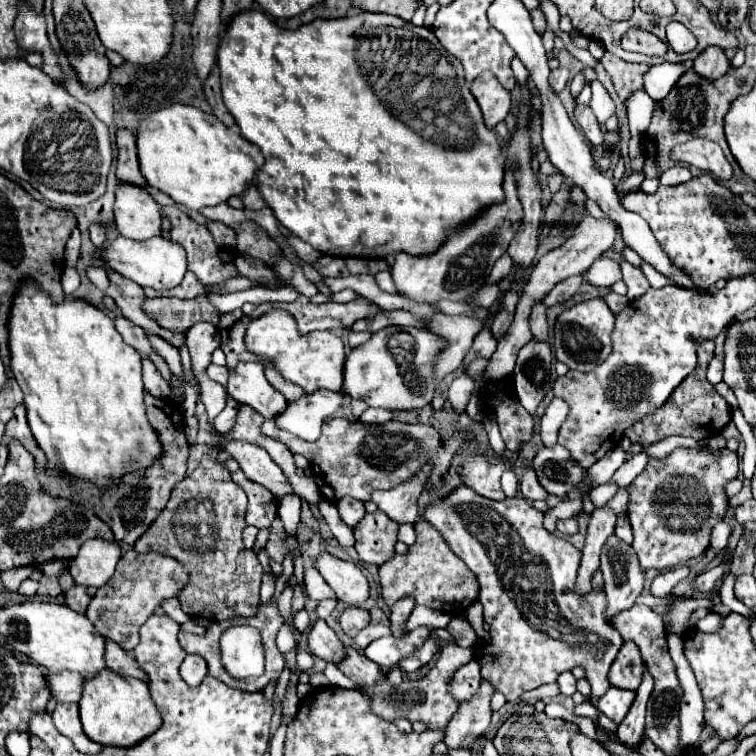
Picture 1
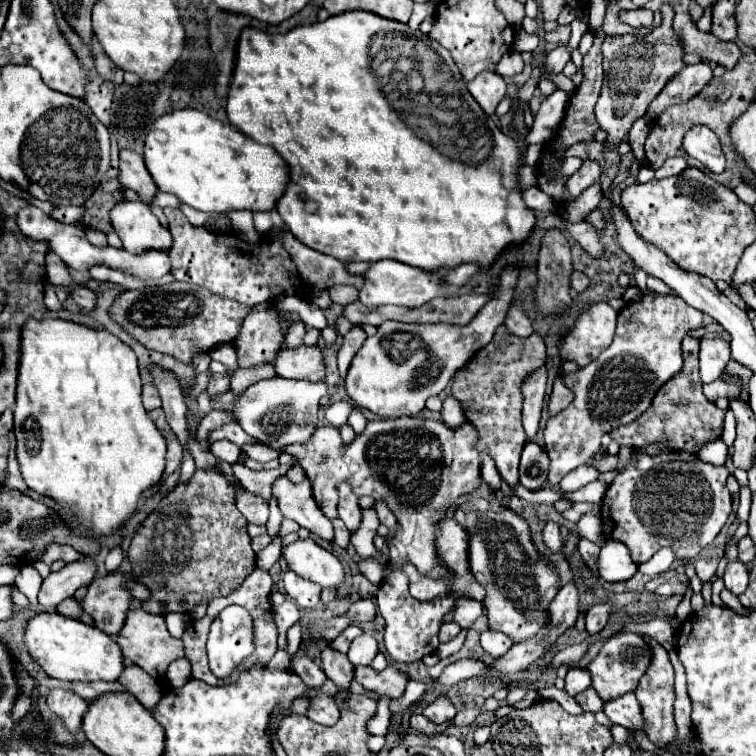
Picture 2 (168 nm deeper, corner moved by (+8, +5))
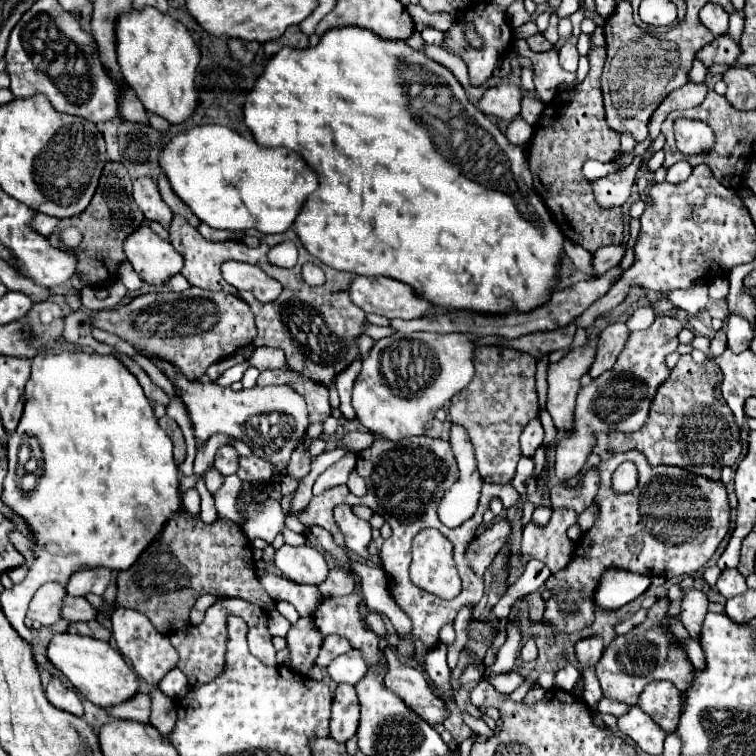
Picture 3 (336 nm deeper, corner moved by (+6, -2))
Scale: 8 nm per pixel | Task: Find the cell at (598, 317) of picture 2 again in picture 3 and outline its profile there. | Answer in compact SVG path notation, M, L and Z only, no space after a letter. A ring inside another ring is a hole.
M612 323L602 331L600 341L598 341L598 355L590 369L592 379L600 377L604 371L608 371L616 365L618 355L624 351L628 335L630 335L630 331L624 323Z

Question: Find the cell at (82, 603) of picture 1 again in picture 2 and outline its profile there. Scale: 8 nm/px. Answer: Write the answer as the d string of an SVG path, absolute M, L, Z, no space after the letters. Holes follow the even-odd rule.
M66 598L64 602L60 602L56 610L58 610L60 614L68 616L68 618L74 618L74 620L80 620L80 622L86 622L86 624L92 624L92 618L80 608L78 600L74 600L74 598Z

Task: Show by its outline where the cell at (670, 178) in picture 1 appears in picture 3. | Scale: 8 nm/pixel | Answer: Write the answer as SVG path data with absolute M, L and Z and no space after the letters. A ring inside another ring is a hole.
M678 161L678 163L674 163L674 165L668 169L666 181L670 181L670 183L682 183L682 181L686 181L690 175L692 175L692 165L690 165L688 161Z

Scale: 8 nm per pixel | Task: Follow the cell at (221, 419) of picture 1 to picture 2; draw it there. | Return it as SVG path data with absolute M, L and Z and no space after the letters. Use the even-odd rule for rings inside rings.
M212 374L206 392L214 398L216 394L218 394L218 396L224 394L228 388L230 388L230 376L226 376L226 374Z

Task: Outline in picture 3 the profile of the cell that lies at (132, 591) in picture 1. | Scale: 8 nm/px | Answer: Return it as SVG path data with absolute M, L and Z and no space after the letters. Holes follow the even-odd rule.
M72 595L64 597L64 601L62 601L62 619L76 623L76 621L92 621L96 617L98 617L96 609L92 609L92 605L86 603L84 597L72 597Z

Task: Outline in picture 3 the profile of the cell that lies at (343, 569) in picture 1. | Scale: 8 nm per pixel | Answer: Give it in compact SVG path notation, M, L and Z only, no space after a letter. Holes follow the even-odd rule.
M284 543L274 553L274 565L294 583L320 585L328 577L328 565L324 557L310 545L292 547Z

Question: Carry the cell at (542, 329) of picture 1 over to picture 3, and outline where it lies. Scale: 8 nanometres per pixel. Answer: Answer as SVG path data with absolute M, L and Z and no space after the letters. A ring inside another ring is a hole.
M478 347L474 351L474 379L466 389L456 393L450 401L450 421L456 425L462 425L468 433L470 443L474 445L476 461L478 461L478 471L486 483L510 483L514 477L516 463L520 461L520 449L518 449L518 439L522 429L538 417L538 395L536 395L536 361L528 353L520 353L514 349L500 349L500 347Z

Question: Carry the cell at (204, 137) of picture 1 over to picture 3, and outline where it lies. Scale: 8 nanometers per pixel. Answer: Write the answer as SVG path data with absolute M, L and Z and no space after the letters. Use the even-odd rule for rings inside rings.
M222 125L192 127L174 137L160 153L160 167L168 177L174 193L202 223L228 231L258 229L264 235L284 233L294 225L308 195L318 189L318 175L312 171L312 167L306 165L300 153L286 147L262 147L254 139L246 139Z

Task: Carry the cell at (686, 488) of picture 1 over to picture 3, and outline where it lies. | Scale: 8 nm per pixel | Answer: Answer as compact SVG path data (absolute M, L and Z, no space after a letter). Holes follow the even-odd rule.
M638 451L614 453L610 459L600 461L596 469L600 473L600 489L594 497L598 519L580 535L564 571L550 575L546 581L546 589L552 591L552 597L546 601L544 623L558 633L576 633L594 623L594 591L606 569L616 567L646 577L662 575L666 579L690 575L708 563L730 529L730 507L722 481L706 481L678 467L650 467ZM622 461L632 461L638 469L638 487L628 495L618 495L610 489L610 477ZM558 597L576 603L580 611L572 617L564 617L558 611L564 599Z

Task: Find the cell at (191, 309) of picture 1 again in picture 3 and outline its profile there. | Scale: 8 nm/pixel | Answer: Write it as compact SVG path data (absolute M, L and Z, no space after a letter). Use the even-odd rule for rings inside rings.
M190 287L182 293L174 293L174 291L168 291L168 289L162 289L158 293L152 291L152 293L146 293L146 295L140 295L140 297L132 299L128 305L122 305L118 309L90 313L88 321L90 321L92 327L114 333L120 339L128 341L130 345L136 347L138 353L142 353L146 357L160 357L160 359L170 361L190 381L198 381L212 363L218 363L220 359L232 357L238 349L242 349L244 345L250 345L252 339L256 337L254 315L252 315L250 307L240 297L234 297L230 293L204 291L204 289L198 289L198 287Z

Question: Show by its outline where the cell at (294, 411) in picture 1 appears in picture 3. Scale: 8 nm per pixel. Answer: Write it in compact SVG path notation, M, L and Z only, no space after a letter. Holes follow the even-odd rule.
M160 361L162 373L174 383L178 389L178 397L188 409L188 415L194 423L194 437L196 447L204 447L206 441L216 435L224 433L236 439L242 439L254 455L274 461L274 477L282 477L286 473L286 465L290 455L296 447L296 441L308 429L308 411L306 401L300 393L296 393L288 385L274 385L274 387L252 387L242 391L232 391L230 387L220 387L218 383L196 383L188 381L174 365L168 361Z

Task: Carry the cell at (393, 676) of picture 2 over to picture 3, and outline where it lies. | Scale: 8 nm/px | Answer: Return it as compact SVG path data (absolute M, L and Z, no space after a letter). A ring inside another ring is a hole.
M388 649L388 663L390 671L386 675L386 687L398 693L398 697L402 697L406 705L410 705L410 709L414 709L430 725L444 723L444 719L450 715L450 709L424 679L424 673L418 667L404 665L392 649Z

